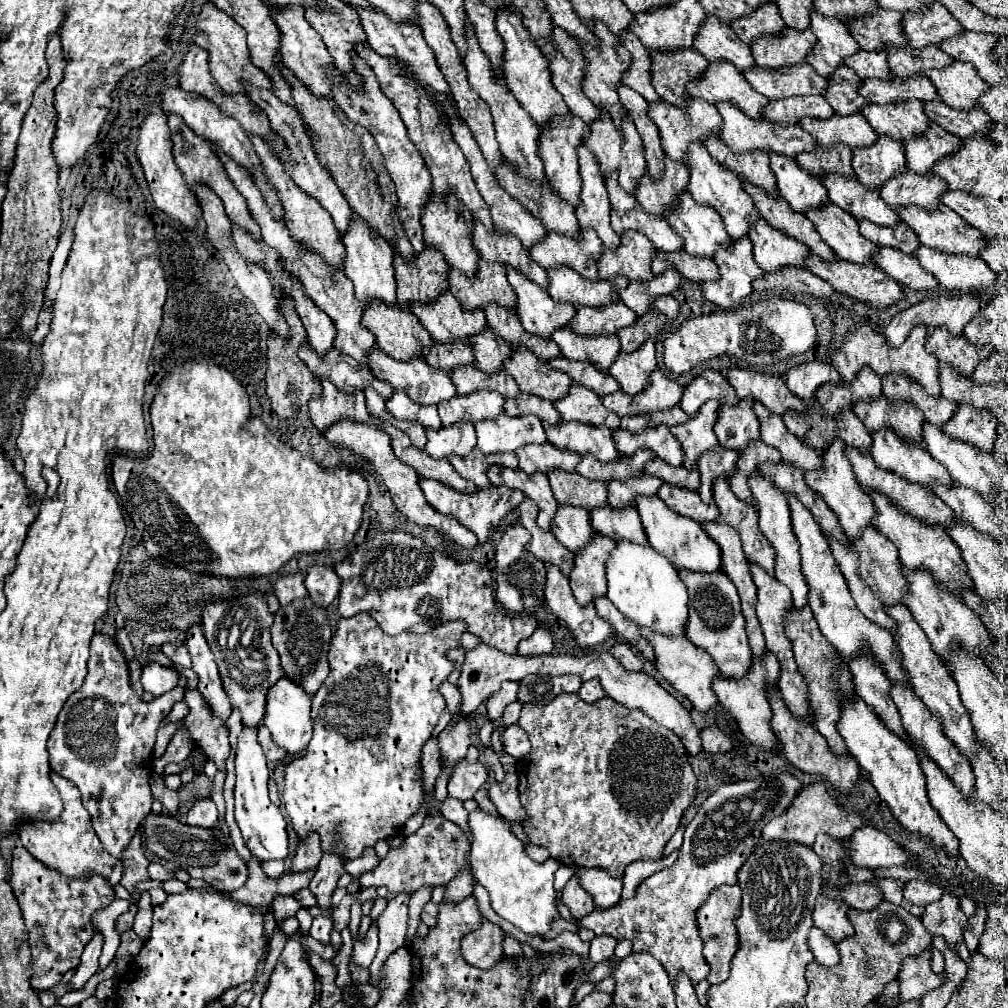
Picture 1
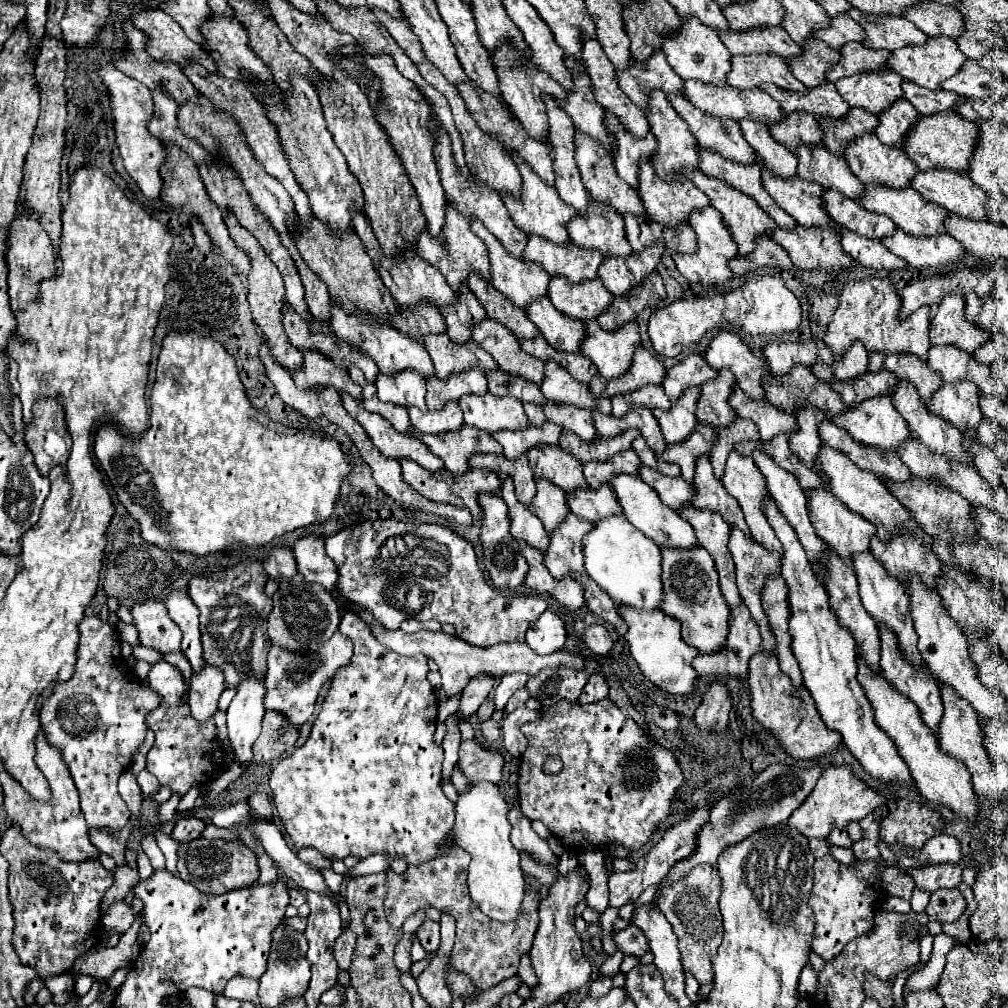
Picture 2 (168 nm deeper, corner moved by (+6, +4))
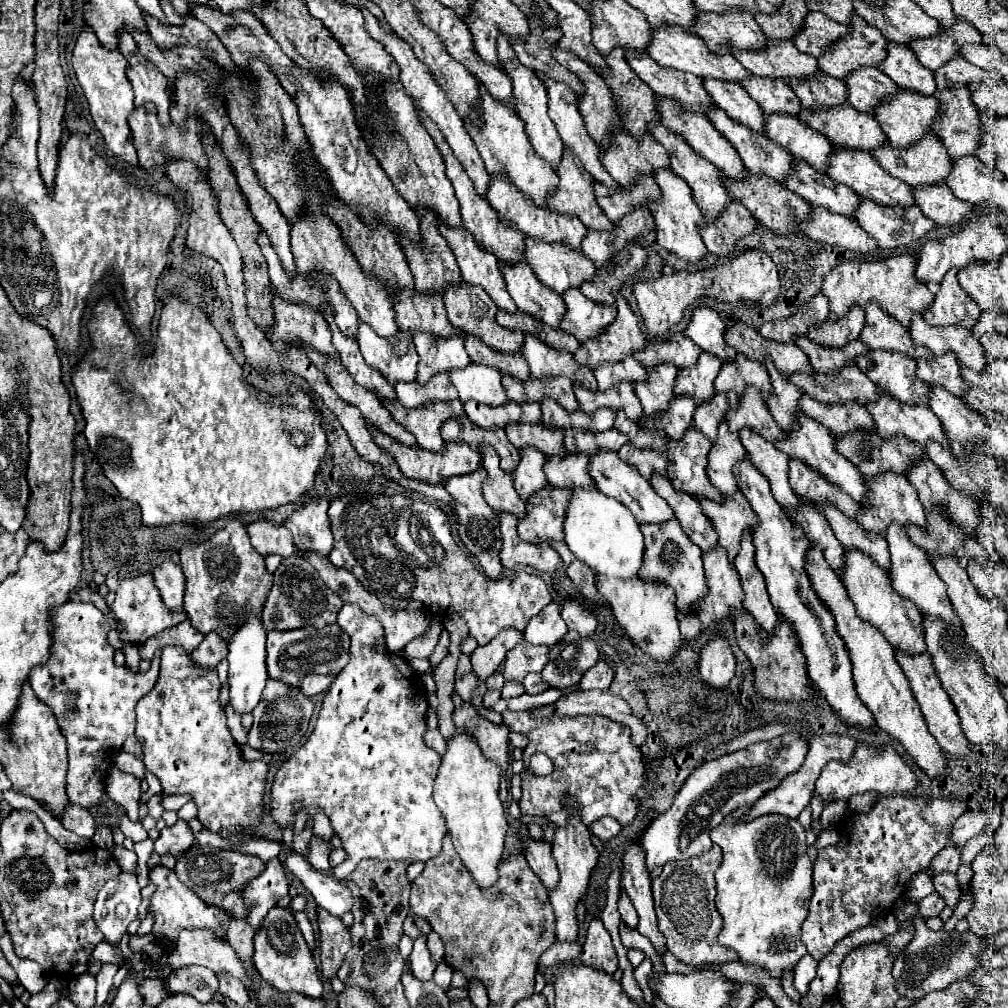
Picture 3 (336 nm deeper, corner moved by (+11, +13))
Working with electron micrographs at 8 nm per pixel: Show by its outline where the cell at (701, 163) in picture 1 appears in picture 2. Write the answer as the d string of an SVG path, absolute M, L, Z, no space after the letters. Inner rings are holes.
M651 90L649 92L649 128L651 132L655 134L657 138L657 150L655 150L655 156L651 160L655 172L665 180L665 182L671 182L675 176L683 174L683 168L691 168L695 170L697 168L697 140L695 136L689 132L689 126L685 124L685 120L681 120L681 116L673 110L673 106L667 102L665 94L663 92L655 92Z

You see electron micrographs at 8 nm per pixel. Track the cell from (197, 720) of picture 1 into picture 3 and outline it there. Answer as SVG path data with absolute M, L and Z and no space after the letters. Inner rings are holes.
M212 633L204 637L204 641L190 655L198 669L216 669L216 665L228 655L228 647L224 647L224 641L216 633Z

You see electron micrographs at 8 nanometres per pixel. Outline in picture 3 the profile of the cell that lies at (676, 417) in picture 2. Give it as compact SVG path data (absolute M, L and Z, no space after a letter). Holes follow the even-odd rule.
M666 363L656 367L656 371L650 371L646 383L636 383L634 391L646 415L664 415L668 411L670 403L676 399L674 395L676 377L678 377L678 369Z

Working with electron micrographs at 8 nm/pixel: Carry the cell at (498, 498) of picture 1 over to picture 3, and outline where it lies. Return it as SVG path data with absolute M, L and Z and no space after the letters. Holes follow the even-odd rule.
M368 423L368 429L370 429L376 445L380 449L384 449L386 453L390 453L396 459L400 471L408 479L414 479L414 481L422 481L422 483L430 483L430 485L444 485L446 479L456 477L456 475L468 475L468 473L476 471L480 467L480 463L482 463L480 453L474 451L474 449L470 449L466 443L446 443L446 449L442 451L442 455L436 455L436 453L426 451L422 447L406 447L406 445L398 443L396 439L390 439L388 435L376 431L370 423Z

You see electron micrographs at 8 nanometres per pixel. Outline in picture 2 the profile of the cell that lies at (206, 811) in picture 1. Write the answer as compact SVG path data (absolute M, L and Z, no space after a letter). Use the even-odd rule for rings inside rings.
M191 816L191 818L187 818L187 820L179 820L179 822L175 824L171 838L183 844L185 840L195 840L197 836L201 836L203 828L205 828L203 820L199 820L199 818Z

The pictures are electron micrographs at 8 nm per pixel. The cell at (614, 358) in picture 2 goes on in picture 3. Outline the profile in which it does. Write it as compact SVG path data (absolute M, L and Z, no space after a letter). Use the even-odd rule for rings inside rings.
M578 289L566 291L562 297L566 301L568 311L560 329L574 335L580 343L602 335L616 321L614 305L592 303Z

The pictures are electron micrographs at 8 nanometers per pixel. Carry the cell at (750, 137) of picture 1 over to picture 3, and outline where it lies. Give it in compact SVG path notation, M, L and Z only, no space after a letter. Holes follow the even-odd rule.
M654 29L652 43L648 47L648 55L662 67L692 73L692 75L698 75L702 79L718 79L718 81L742 83L744 79L750 77L748 71L744 67L740 67L740 63L732 55L720 55L720 59L716 59L716 55L712 55L708 51L708 47L706 47L706 43L702 39L696 39L696 35L684 35L682 31L656 31Z

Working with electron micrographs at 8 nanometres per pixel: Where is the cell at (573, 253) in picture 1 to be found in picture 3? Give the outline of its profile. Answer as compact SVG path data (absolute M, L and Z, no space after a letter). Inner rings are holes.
M482 87L480 93L484 93L484 131L472 131L468 125L466 129L486 163L486 171L490 175L506 175L518 191L530 197L538 207L548 209L548 197L558 189L558 175L532 151L532 143L524 131L524 121L518 115L512 115L508 107L500 107L500 103L496 103Z

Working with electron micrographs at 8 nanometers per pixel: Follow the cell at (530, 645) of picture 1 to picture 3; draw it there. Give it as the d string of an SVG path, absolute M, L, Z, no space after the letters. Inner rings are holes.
M556 603L546 605L524 629L524 639L532 645L554 645L568 633L566 623L560 617L560 607Z

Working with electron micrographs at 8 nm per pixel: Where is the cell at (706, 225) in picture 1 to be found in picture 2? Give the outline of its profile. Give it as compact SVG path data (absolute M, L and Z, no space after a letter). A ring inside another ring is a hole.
M641 158L639 160L639 186L637 194L645 204L645 212L649 212L661 224L675 226L681 220L687 220L693 208L709 206L709 198L697 190L689 180L677 180L677 184L665 184L661 180L651 162Z

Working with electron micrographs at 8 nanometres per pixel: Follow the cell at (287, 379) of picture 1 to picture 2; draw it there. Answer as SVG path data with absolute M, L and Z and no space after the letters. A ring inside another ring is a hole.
M225 216L225 224L229 228L229 234L231 238L235 240L235 244L239 248L243 248L249 258L251 258L251 274L247 278L247 288L249 288L249 294L247 294L247 300L251 304L251 314L253 314L253 320L257 322L257 326L263 330L263 336L267 338L269 346L271 346L271 354L273 358L283 364L289 372L295 372L297 368L301 368L301 362L303 362L303 354L293 348L289 344L289 338L285 336L283 332L283 322L281 322L281 308L285 304L285 288L283 288L283 280L281 280L281 274L277 272L277 266L269 260L269 256L265 254L265 250L261 248L259 240L253 238L249 232L245 232L245 228L241 228L241 224L237 224L237 220L233 220L233 216Z

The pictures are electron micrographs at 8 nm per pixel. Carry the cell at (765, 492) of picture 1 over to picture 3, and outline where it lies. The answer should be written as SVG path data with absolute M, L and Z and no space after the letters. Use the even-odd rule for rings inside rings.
M726 421L718 429L718 439L710 449L710 461L708 461L708 477L716 489L720 489L724 495L738 493L738 483L732 467L746 457L746 451L738 439L738 433L732 433L726 425Z

